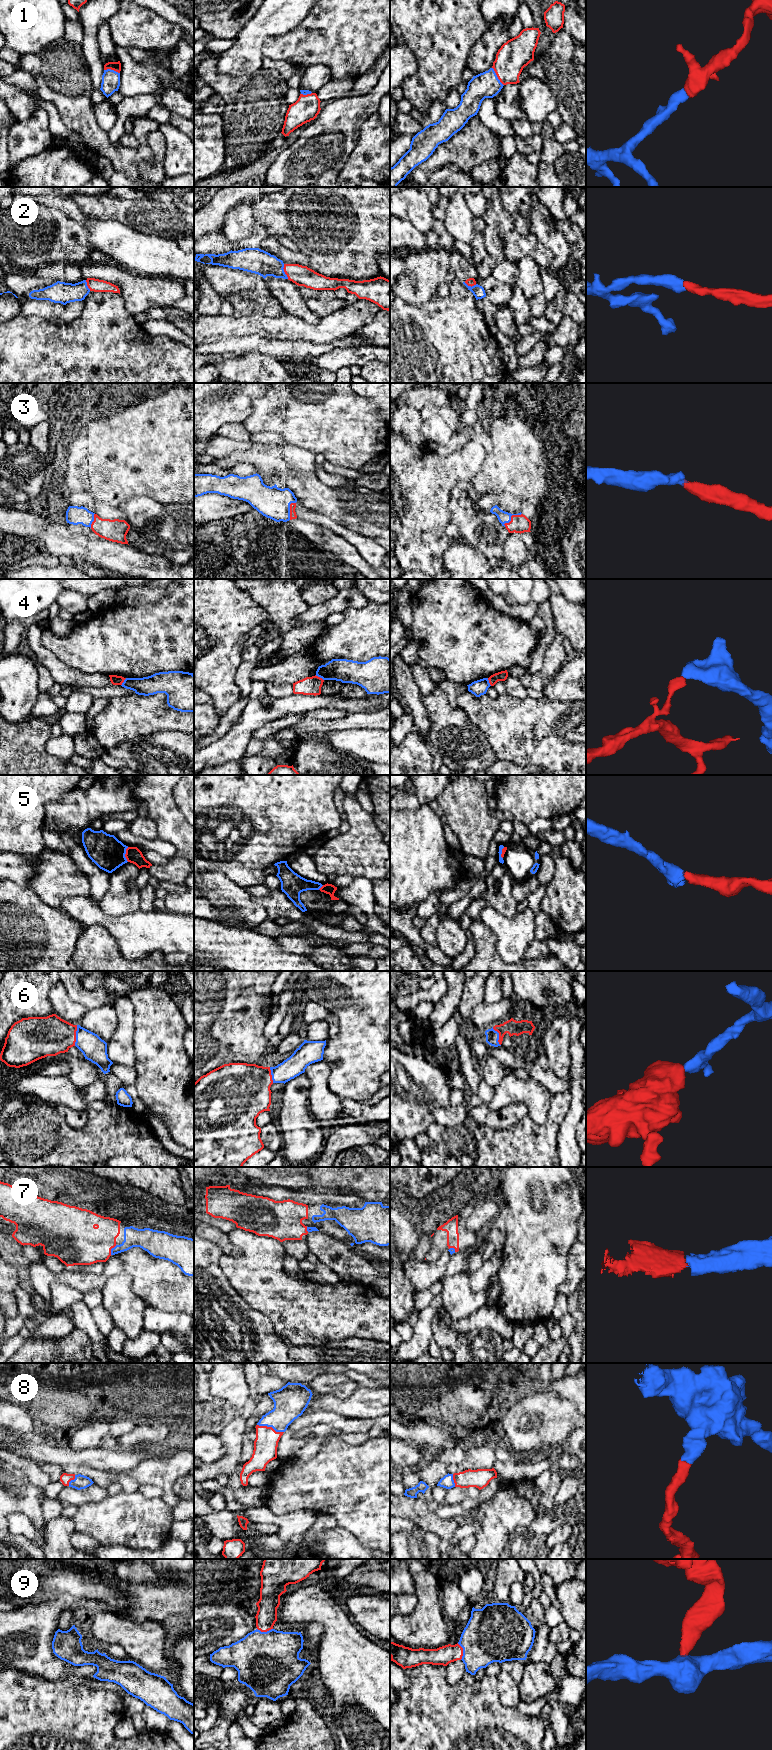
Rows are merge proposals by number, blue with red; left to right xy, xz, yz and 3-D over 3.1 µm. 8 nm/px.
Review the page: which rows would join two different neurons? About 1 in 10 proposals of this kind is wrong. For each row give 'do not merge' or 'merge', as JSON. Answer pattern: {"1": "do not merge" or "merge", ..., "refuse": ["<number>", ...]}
{"1": "merge", "2": "merge", "3": "merge", "4": "do not merge", "5": "merge", "6": "merge", "7": "merge", "8": "merge", "9": "merge", "refuse": ["4"]}

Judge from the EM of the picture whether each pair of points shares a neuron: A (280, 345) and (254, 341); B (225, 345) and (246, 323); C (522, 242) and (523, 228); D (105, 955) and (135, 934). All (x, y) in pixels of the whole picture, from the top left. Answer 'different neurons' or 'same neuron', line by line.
A: same neuron
B: different neurons
C: different neurons
D: different neurons

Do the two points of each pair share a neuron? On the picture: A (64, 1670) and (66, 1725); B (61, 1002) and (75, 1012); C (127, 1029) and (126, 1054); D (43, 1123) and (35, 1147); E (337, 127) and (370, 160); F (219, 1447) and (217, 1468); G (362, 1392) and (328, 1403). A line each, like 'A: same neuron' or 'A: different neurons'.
A: different neurons
B: same neuron
C: same neuron
D: same neuron
E: different neurons
F: different neurons
G: same neuron

